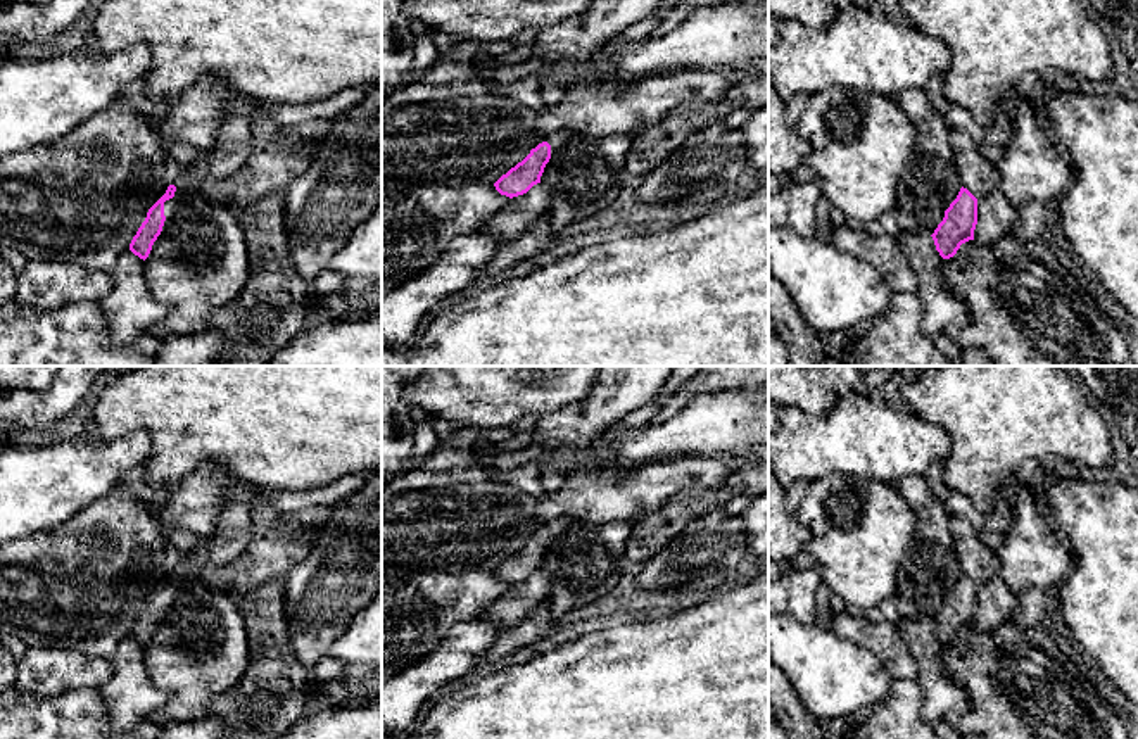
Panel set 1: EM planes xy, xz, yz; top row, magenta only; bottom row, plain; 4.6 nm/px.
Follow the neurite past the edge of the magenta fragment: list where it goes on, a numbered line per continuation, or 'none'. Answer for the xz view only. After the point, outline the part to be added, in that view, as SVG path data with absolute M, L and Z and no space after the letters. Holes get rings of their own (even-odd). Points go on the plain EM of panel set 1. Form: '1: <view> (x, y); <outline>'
1: xz (562, 525); M560 516L551 521L544 521L539 530L547 528L551 532L551 544L554 544L561 535L572 532L582 523L585 521L578 518Z

